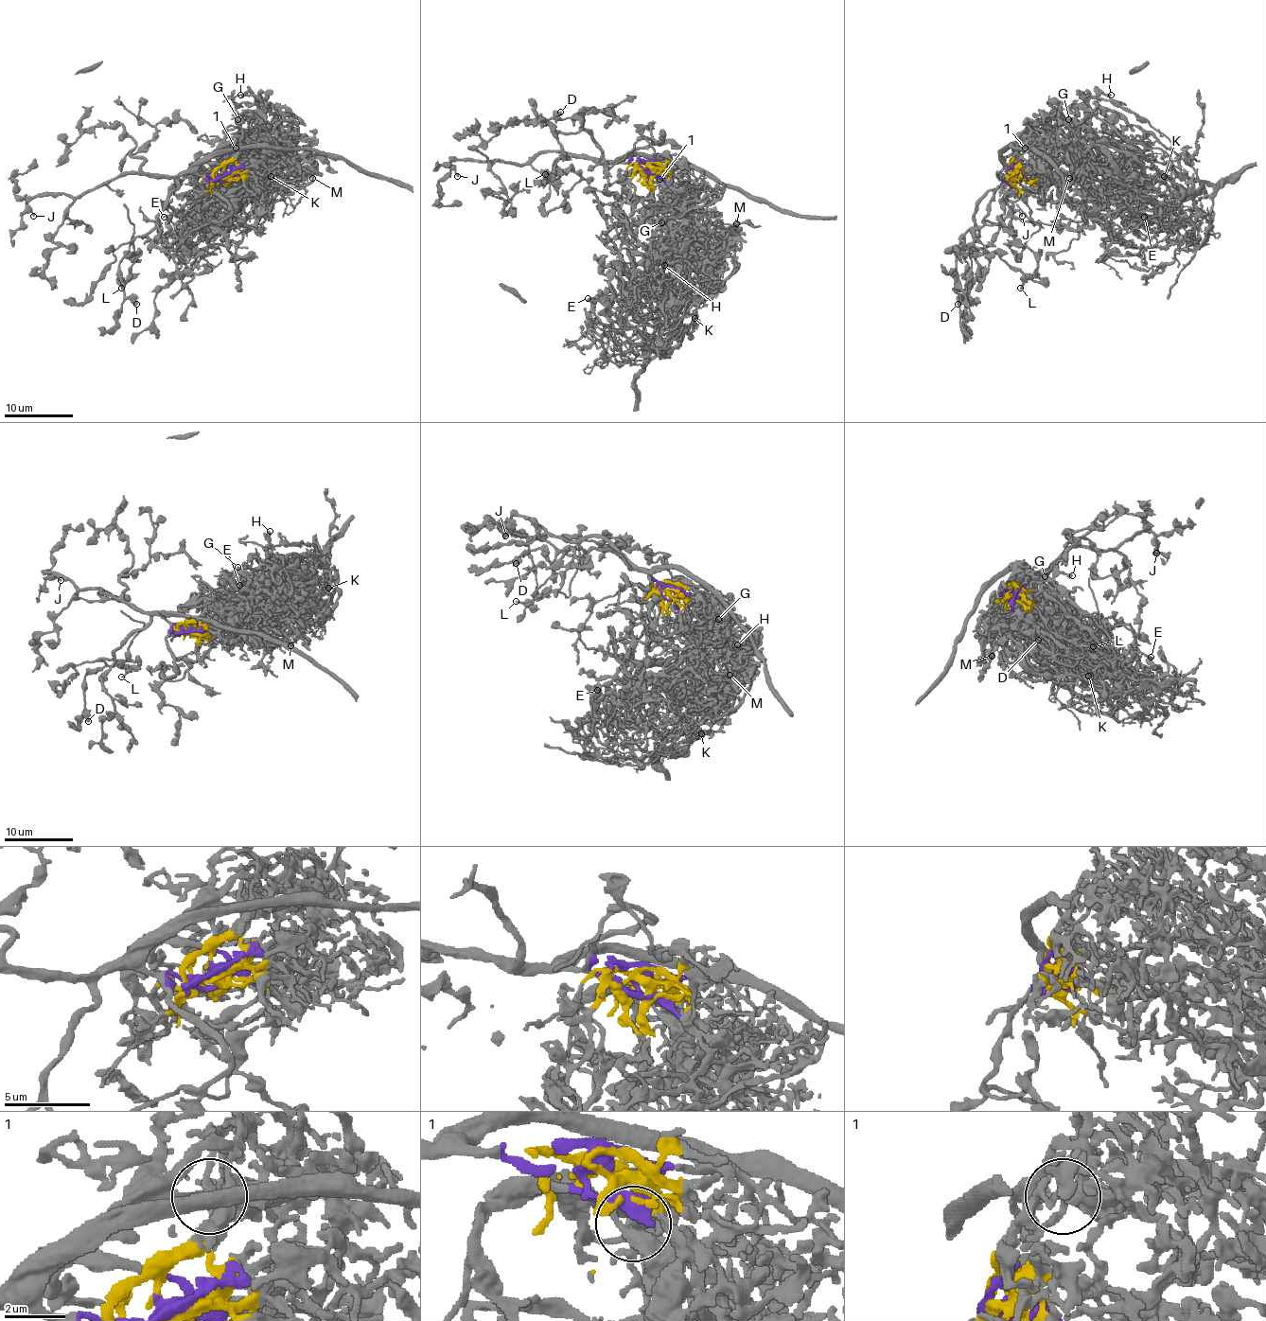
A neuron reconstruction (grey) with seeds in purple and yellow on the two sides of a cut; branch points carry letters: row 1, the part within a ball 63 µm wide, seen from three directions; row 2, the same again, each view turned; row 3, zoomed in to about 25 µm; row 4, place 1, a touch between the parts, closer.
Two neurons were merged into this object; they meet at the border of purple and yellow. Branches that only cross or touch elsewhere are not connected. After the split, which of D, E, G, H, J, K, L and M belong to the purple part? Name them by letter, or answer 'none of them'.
D, J, L

